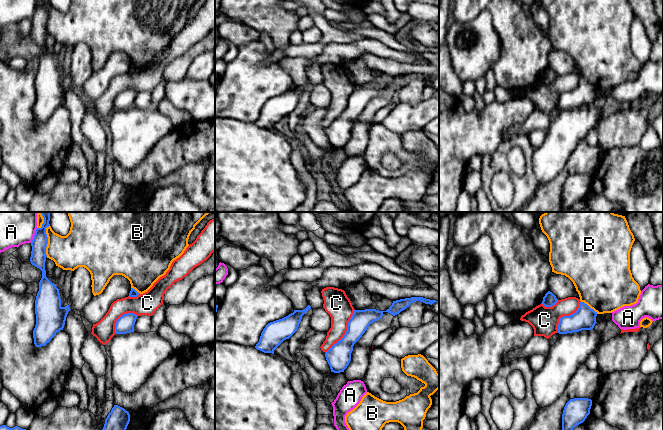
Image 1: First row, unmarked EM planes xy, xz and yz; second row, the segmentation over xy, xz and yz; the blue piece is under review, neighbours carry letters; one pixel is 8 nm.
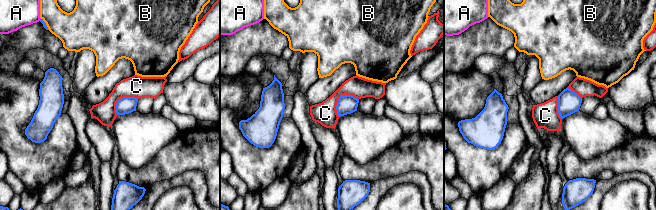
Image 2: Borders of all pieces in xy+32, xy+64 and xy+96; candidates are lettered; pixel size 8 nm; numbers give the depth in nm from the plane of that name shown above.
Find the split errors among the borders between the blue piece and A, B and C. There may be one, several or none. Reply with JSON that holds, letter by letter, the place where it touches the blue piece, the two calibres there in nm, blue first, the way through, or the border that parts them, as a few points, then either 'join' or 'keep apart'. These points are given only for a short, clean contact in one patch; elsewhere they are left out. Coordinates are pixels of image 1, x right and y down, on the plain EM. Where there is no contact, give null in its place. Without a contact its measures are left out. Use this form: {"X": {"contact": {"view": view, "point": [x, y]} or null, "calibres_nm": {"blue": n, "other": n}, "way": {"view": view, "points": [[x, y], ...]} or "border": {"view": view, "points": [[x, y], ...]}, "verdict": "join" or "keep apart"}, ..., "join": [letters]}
{"A": {"contact": {"view": "xy", "point": [34, 11]}, "calibres_nm": {"blue": 130, "other": 190}, "verdict": "keep apart"}, "B": {"contact": {"view": "xy", "point": [47, 17]}, "calibres_nm": {"blue": 130, "other": 280}, "verdict": "keep apart"}, "C": {"contact": {"view": "xz", "point": [346, 108]}, "calibres_nm": {"blue": 190, "other": 200}, "verdict": "keep apart"}, "join": []}

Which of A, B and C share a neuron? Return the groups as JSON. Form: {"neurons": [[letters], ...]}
{"neurons": [["A"], ["B"], ["C"]]}

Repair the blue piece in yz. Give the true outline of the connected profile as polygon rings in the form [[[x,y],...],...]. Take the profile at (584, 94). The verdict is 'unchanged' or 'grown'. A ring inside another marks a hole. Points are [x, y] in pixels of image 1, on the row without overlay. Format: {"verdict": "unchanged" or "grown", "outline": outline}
{"verdict": "unchanged", "outline": [[[580,78],[578,86],[570,92],[563,92],[559,96],[558,109],[567,110],[582,106],[591,106],[596,98],[597,88],[584,78]]]}

